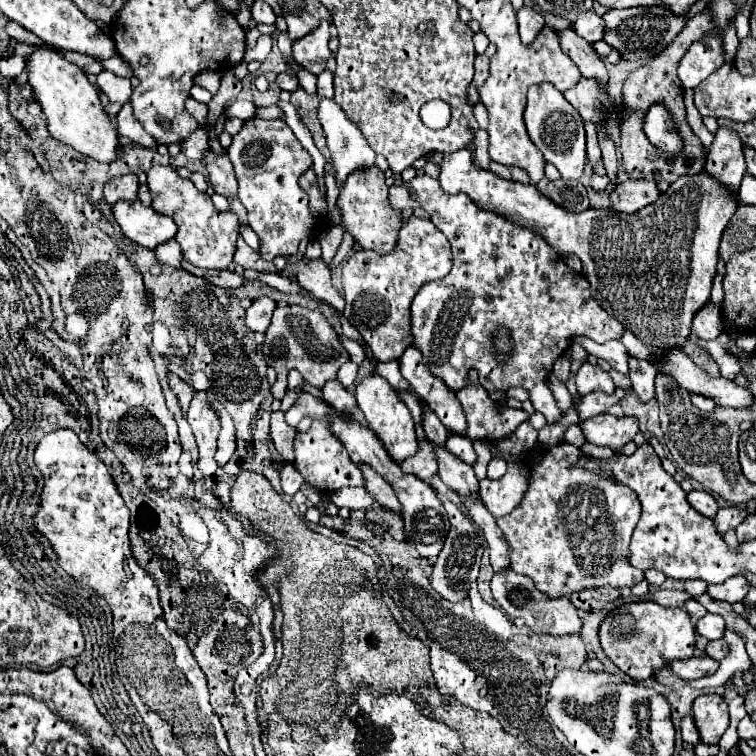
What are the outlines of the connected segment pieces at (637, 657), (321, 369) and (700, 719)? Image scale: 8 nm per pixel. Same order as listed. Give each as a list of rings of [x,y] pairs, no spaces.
[[[629,602],[611,610],[599,626],[599,642],[607,658],[635,682],[655,676],[673,660],[693,656],[695,624],[683,608],[665,608],[657,602]]]
[[[301,306],[275,308],[271,324],[265,332],[263,356],[267,364],[277,370],[277,382],[271,386],[271,392],[277,400],[281,400],[287,390],[289,370],[299,370],[305,382],[309,382],[315,388],[323,388],[323,384],[327,380],[333,380],[337,376],[337,370],[345,362],[349,362],[347,350],[343,348],[337,332],[329,326],[325,316],[319,310],[309,310]]]
[[[703,694],[693,702],[693,718],[703,742],[719,744],[719,738],[729,726],[727,702],[719,694]]]

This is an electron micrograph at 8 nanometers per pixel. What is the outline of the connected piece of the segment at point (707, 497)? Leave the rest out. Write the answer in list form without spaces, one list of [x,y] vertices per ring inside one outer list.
[[[691,490],[691,492],[687,494],[687,502],[689,502],[699,514],[709,516],[709,518],[713,518],[713,516],[717,514],[717,510],[719,510],[715,498],[713,498],[709,492],[703,492],[703,490]]]

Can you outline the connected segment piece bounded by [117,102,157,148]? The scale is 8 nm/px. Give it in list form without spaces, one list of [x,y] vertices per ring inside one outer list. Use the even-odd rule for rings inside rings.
[[[129,102],[117,114],[117,134],[121,138],[129,138],[133,144],[139,144],[139,146],[145,146],[145,148],[157,146],[157,140],[151,134],[147,134],[143,130],[143,126],[137,122],[137,118],[133,116],[133,110],[131,110]]]

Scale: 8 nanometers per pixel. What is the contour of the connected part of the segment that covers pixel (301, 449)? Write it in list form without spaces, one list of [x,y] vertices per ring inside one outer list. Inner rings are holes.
[[[313,422],[307,432],[297,432],[295,436],[295,460],[293,466],[301,476],[321,492],[335,492],[343,486],[363,486],[363,476],[357,466],[353,466],[347,450],[329,432],[327,422]]]

